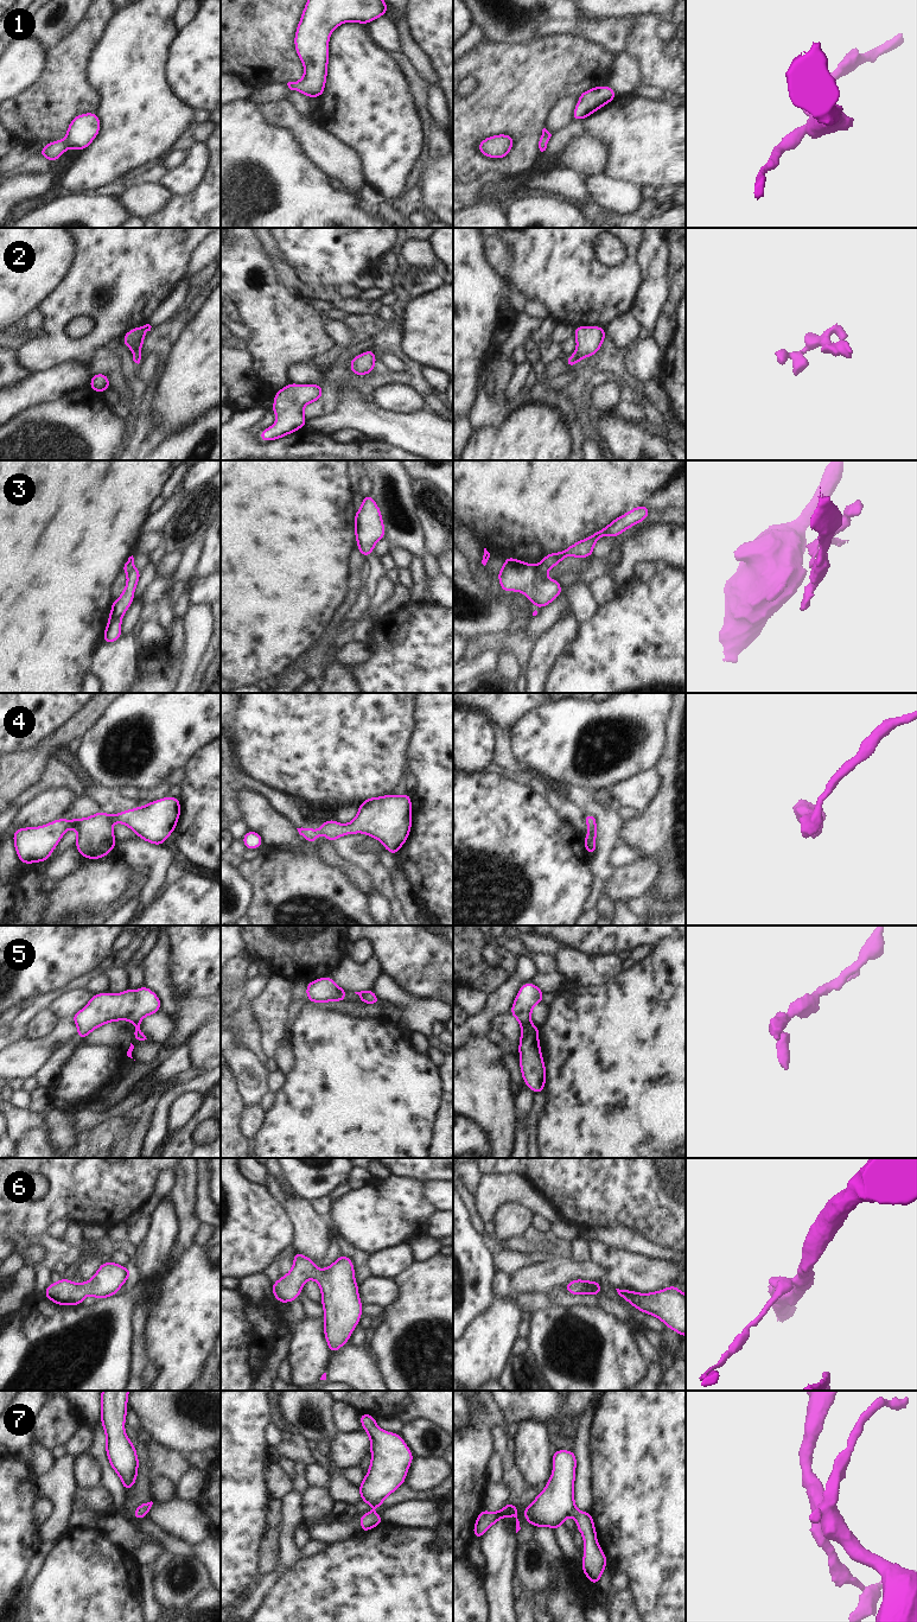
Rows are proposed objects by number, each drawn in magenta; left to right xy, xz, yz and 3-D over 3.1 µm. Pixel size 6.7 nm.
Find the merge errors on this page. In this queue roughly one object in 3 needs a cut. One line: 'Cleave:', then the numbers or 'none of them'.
Cleave: 3.

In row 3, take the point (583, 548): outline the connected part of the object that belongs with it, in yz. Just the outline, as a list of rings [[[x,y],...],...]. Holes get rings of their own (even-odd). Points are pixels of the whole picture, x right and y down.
[[[638,505],[633,508],[629,513],[614,519],[607,527],[593,533],[590,538],[573,543],[562,552],[547,554],[540,561],[539,570],[547,573],[552,567],[556,566],[568,555],[578,559],[593,555],[593,547],[600,536],[616,538],[625,529],[629,529],[630,527],[644,521],[649,514],[650,510],[647,505]]]

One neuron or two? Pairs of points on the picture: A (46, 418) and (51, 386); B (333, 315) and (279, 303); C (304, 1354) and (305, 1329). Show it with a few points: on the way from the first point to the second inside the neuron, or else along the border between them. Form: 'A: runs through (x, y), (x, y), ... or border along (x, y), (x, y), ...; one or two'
A: border along (74, 390), (67, 396), (21, 411); two
B: border along (320, 312), (330, 319); two
C: runs through (305, 1348), (305, 1335); one

